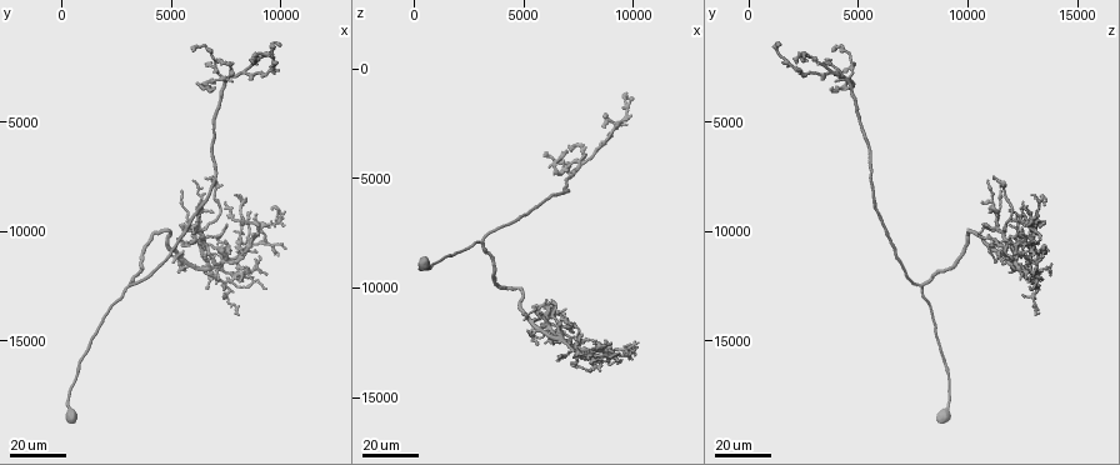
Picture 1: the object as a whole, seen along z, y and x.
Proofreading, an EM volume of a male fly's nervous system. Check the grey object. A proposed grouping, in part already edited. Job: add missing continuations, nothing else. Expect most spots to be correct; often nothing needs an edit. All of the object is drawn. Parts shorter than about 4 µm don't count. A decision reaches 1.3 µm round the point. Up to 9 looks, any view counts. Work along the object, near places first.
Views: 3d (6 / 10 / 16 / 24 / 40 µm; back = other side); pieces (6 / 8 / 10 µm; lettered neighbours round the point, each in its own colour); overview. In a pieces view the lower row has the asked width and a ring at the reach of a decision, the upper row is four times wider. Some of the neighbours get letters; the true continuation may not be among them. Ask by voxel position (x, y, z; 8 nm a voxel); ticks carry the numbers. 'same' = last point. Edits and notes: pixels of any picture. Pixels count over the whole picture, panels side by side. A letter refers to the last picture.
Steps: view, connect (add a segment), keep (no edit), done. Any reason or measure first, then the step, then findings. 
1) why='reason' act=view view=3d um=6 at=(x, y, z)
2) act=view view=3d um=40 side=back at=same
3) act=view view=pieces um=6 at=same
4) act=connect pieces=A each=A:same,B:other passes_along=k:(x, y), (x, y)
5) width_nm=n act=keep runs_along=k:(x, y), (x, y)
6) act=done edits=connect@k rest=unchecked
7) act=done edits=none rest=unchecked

why='branch stops here' act=view view=3d um=40 at=(10100, 1400, 1400)

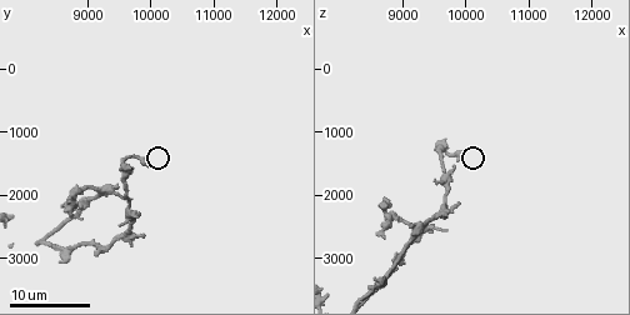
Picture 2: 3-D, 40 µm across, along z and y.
act=view view=pieces um=10 at=(10000, 1450, 1350)

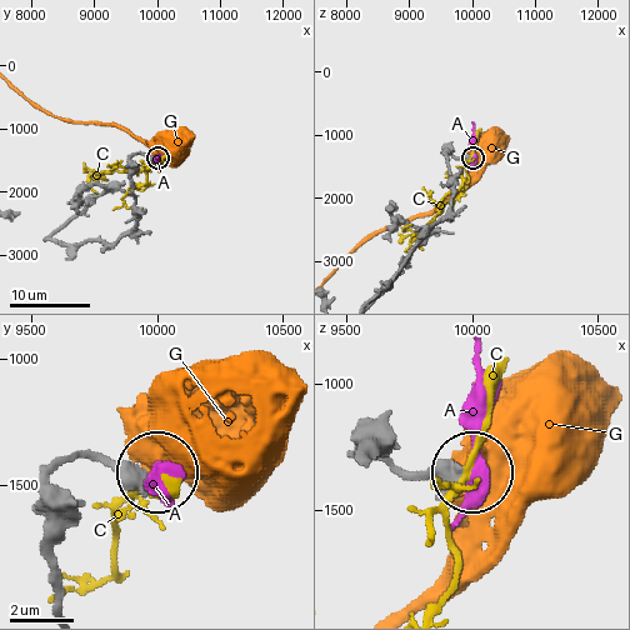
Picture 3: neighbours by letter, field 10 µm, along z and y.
act=keep each=A:other,C:other,G:other found='none of them fits'

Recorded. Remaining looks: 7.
act=view view=3d um=16 at=(9850, 2650, 2150)

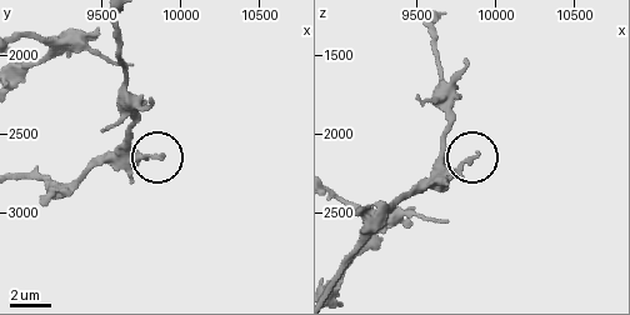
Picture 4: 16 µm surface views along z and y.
why='what lies round it' act=view view=pieces um=8 at=(9880, 2640, 2120)

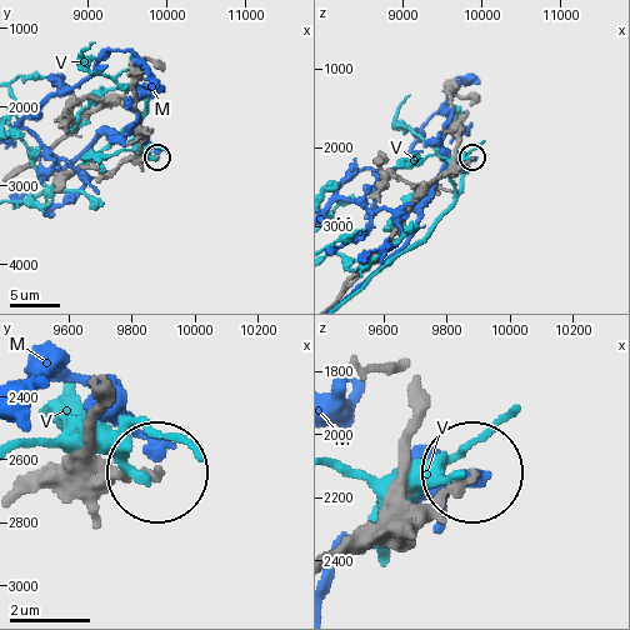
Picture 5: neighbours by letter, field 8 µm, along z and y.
act=keep each=M:other,V:other runs_along=5:(36, 488), (154, 474) found='no lettered segment goes on from it'

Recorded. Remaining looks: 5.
why='tapers out' act=view view=3d um=24 at=(7000, 2200, 3500)

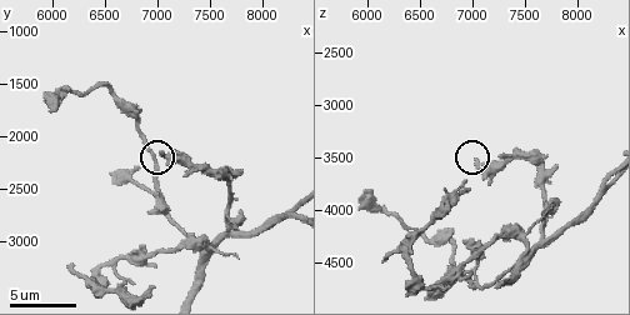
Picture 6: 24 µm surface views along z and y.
act=view view=pieces um=10 at=(7040, 2160, 3540)

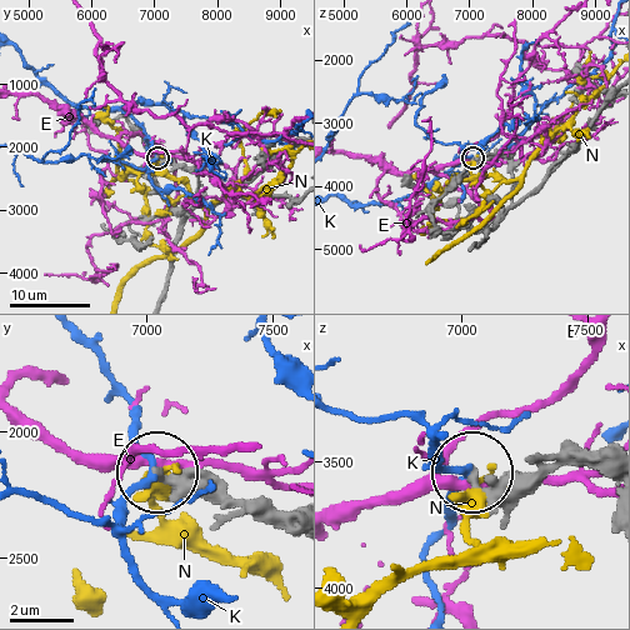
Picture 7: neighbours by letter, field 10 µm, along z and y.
act=keep each=E:other,K:other,N:other found='no lettered segment goes on from it'

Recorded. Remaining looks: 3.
act=view view=3d um=6 at=(6160, 3220, 4460)

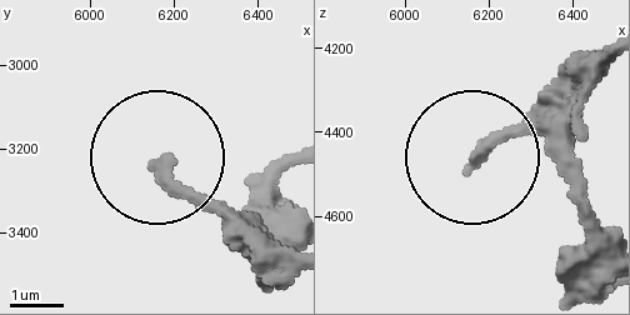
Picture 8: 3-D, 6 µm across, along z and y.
why='what lies round it' act=view view=pieces um=6 at=(6160, 3235, 4470)

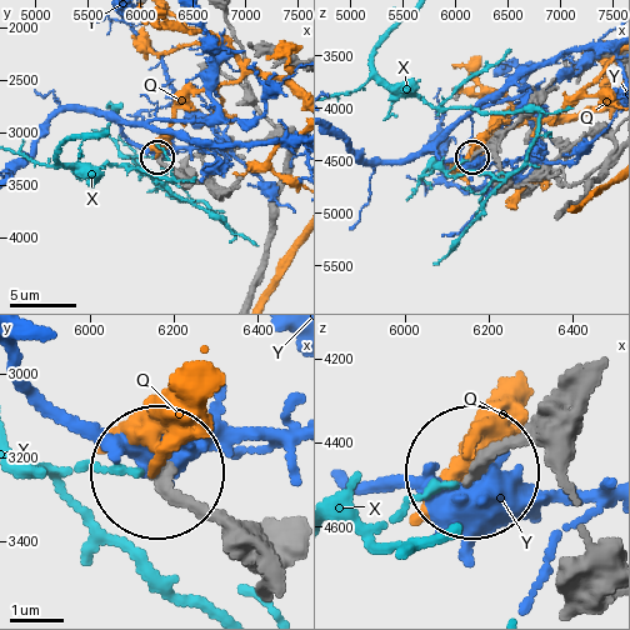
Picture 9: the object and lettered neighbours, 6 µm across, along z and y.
act=keep each=Q:other,X:other,Y:other runs_along=9:(556, 454), (515, 441), (480, 464) found='none of them fits'

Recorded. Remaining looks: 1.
act=done edits=none rest=unchecked

